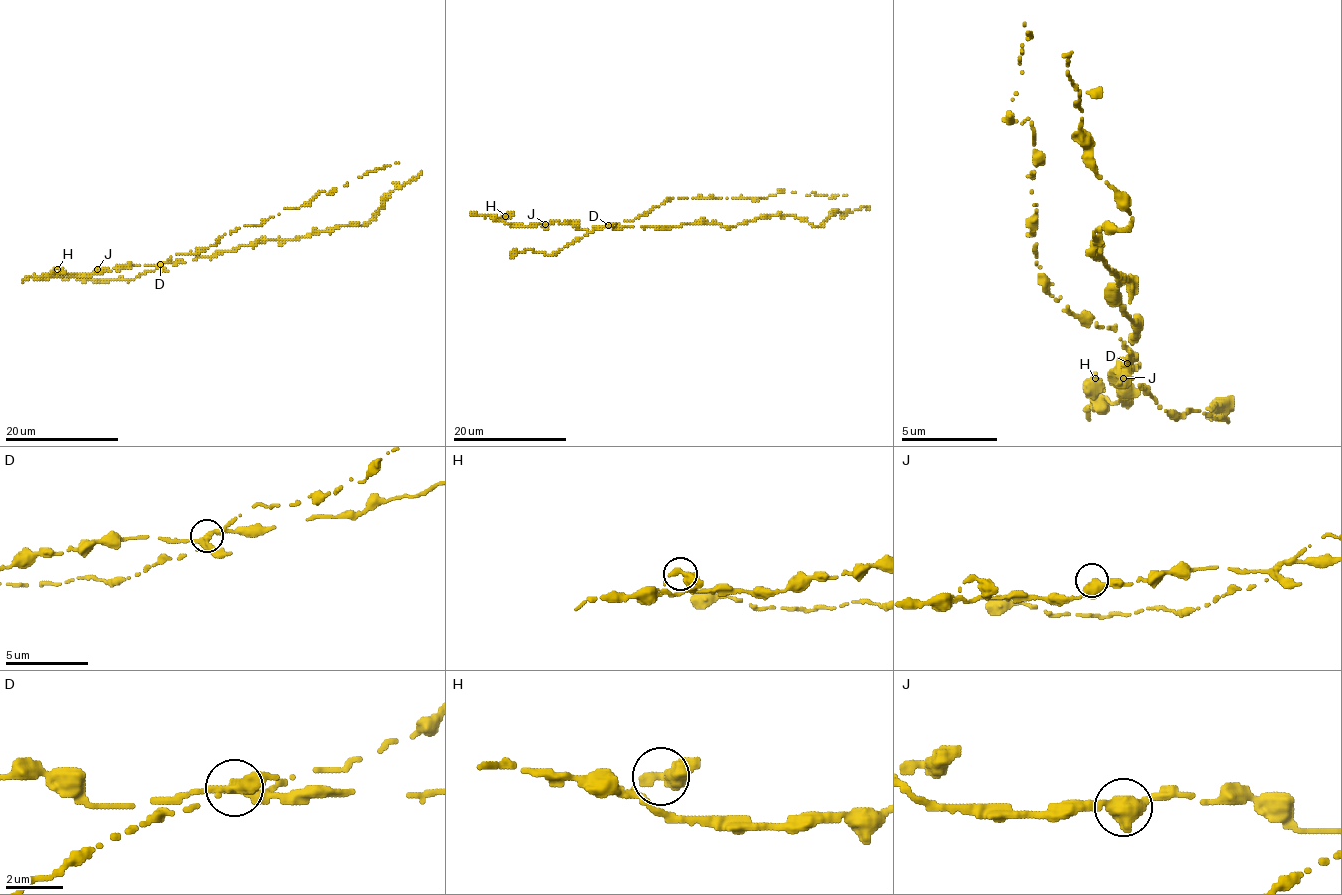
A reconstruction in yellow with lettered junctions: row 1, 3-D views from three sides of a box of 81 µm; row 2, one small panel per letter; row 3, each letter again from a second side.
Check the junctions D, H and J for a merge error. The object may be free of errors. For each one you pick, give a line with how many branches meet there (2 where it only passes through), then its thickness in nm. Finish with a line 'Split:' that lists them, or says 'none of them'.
D: 3 | 320 nm
Split: D

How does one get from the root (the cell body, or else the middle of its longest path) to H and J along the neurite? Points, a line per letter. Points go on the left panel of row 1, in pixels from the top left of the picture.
H: (168, 260), (157, 266), (130, 264), (93, 274), (55, 276), (52, 272), (57, 269)
J: (168, 260), (157, 266), (130, 264), (112, 270), (97, 269)

